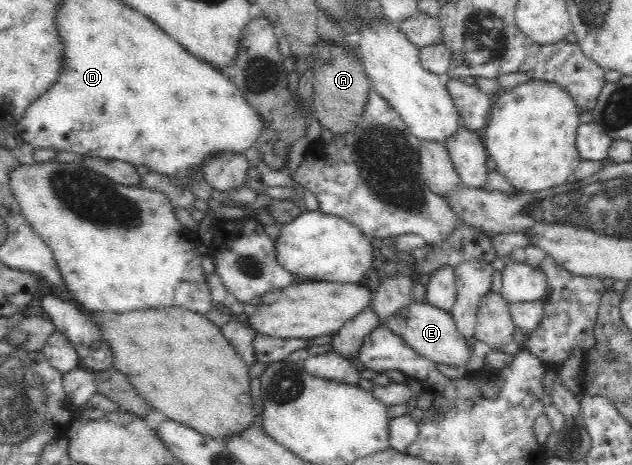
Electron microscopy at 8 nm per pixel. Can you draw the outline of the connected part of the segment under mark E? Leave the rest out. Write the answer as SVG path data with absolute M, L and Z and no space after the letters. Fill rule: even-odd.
M412 303L402 309L400 315L389 319L385 327L390 328L394 334L400 336L416 354L437 364L449 365L456 368L465 367L473 354L471 346L467 343L455 326L450 312L440 311L430 303Z

